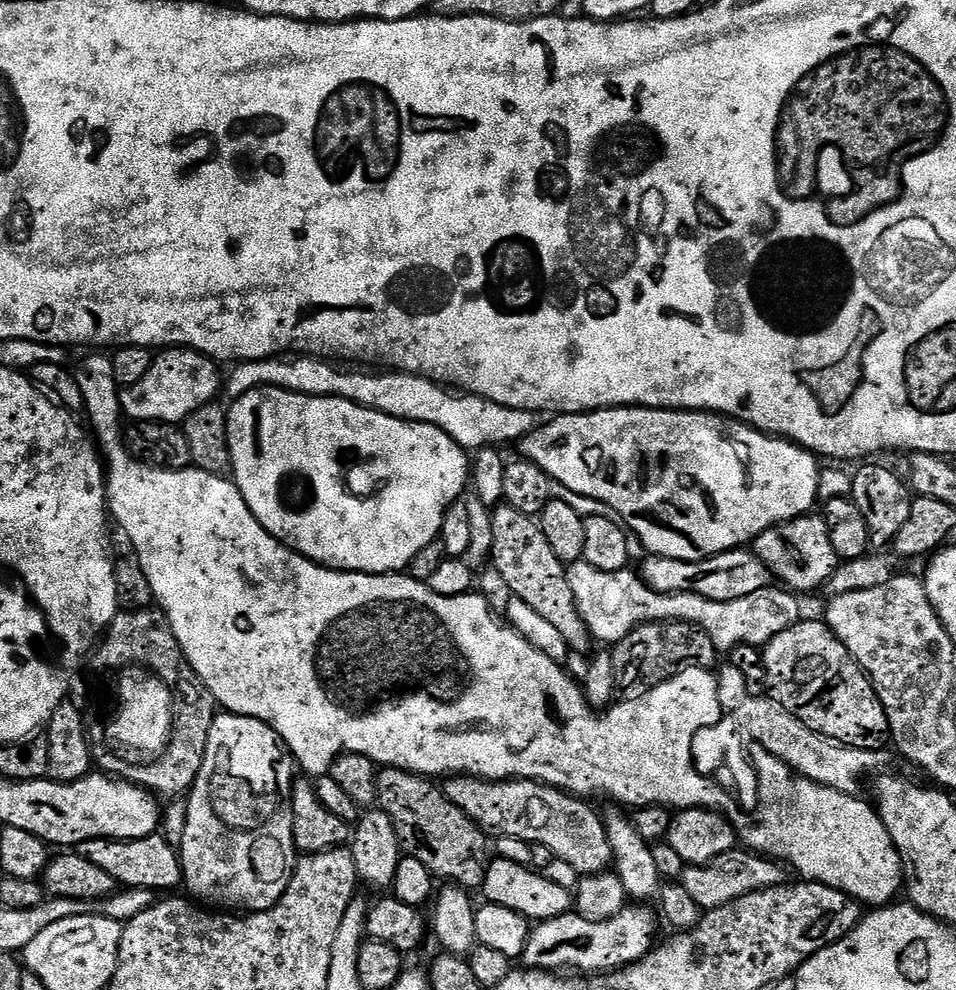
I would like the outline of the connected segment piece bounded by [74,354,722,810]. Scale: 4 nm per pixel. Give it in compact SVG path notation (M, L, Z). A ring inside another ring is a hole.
M111 355L105 356L88 356L81 362L77 368L74 368L74 375L78 382L78 390L82 390L82 398L84 399L84 412L88 420L92 423L91 431L94 433L95 443L98 445L99 455L102 457L103 463L106 465L106 495L108 498L108 510L113 521L116 520L120 523L122 531L128 535L128 540L132 543L131 551L140 559L142 570L146 570L146 578L150 582L150 590L152 591L152 599L158 605L160 611L168 615L170 626L174 630L174 638L178 638L178 646L182 650L182 654L190 662L190 666L198 674L198 678L202 678L204 685L210 690L210 694L216 699L217 705L225 712L236 712L239 716L253 716L262 722L266 722L275 732L284 739L284 746L288 749L289 753L294 757L295 763L300 764L305 768L309 777L315 778L323 776L327 773L329 766L334 762L336 756L341 755L343 752L353 752L354 754L362 754L366 758L370 758L377 766L385 768L401 768L407 772L416 772L419 776L426 776L429 778L437 778L436 776L447 777L449 774L463 774L465 776L478 776L481 780L538 780L541 784L549 784L555 788L560 788L564 792L570 792L574 796L581 798L593 798L592 796L608 795L609 801L615 802L620 806L627 806L629 809L635 810L637 808L645 808L651 804L662 804L672 810L683 810L685 808L712 808L715 804L721 804L720 796L716 796L716 792L712 792L712 788L708 788L708 784L704 784L704 780L700 780L700 776L696 776L696 772L692 772L692 764L688 764L688 744L692 741L696 733L702 731L704 728L715 728L721 723L720 716L722 717L722 709L720 706L720 685L717 677L713 675L709 669L706 668L687 668L681 672L677 672L675 676L671 676L666 682L649 687L636 701L624 700L613 703L607 711L592 708L588 704L587 698L584 696L583 687L573 677L569 676L567 671L557 661L551 660L549 656L542 650L538 650L531 642L517 632L511 624L505 622L497 613L493 612L488 607L486 598L479 594L469 594L467 596L443 596L442 594L434 594L434 590L428 588L427 583L422 580L416 580L407 574L389 574L387 576L371 576L369 572L338 572L331 568L324 567L323 564L316 564L312 560L307 560L306 557L300 555L298 552L293 552L286 544L281 544L265 528L260 525L258 518L254 518L254 514L250 510L250 506L246 506L246 502L242 498L239 488L231 479L225 478L223 475L215 472L204 472L201 468L189 466L186 468L158 468L151 464L145 464L143 460L137 460L128 450L126 443L126 428L122 421L122 409L120 406L120 383L114 378L114 366L112 365Z

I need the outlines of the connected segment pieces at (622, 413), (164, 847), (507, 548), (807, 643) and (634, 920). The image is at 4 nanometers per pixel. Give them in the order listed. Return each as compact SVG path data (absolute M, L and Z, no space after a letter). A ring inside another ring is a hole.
M625 406L623 408L585 410L575 416L560 414L549 420L552 420L549 424L544 424L541 428L539 425L519 441L519 455L525 460L532 460L538 466L542 466L542 470L546 470L549 478L559 487L561 484L566 491L605 504L609 508L605 509L609 513L615 514L619 523L635 539L636 536L640 539L641 546L646 550L645 553L653 556L674 558L682 562L698 562L711 556L717 556L730 548L738 548L755 541L758 534L764 532L770 526L780 524L783 520L792 520L795 516L811 513L813 511L812 503L817 503L818 500L816 490L820 481L821 465L813 453L806 448L801 448L799 444L792 443L791 440L785 440L779 436L770 436L766 432L760 432L756 428L752 428L749 424L742 424L738 420L714 412L689 412L671 408Z
M160 834L137 840L84 840L75 845L74 851L82 854L86 862L94 862L94 866L106 870L124 888L172 888L182 880L179 851Z
M500 506L491 513L493 524L493 548L491 563L510 585L513 597L526 602L534 614L542 614L558 634L568 643L572 652L587 653L594 644L590 630L574 602L574 590L570 590L568 569L550 550L546 534L533 517L507 506Z
M804 618L798 624L791 624L763 649L767 691L794 718L806 722L810 730L834 738L837 744L879 749L889 730L886 710L876 688L827 623L817 620Z
M644 902L629 903L622 911L605 920L591 920L573 910L565 916L539 921L529 931L522 955L526 968L575 970L580 974L607 974L647 956L654 947L656 934L655 907Z

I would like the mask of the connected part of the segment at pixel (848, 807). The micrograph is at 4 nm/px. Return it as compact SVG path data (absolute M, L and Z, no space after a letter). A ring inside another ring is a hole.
M772 760L770 766L772 772L766 770L760 772L762 811L754 818L754 823L744 822L739 825L739 839L753 853L779 858L781 861L789 860L804 875L801 877L805 881L842 890L861 905L887 906L893 903L899 897L896 895L899 892L901 895L904 888L904 867L898 850L875 807L869 801L867 804L866 801L859 800L859 795L839 792L827 788L824 784L816 784L805 776L797 776L780 760Z

